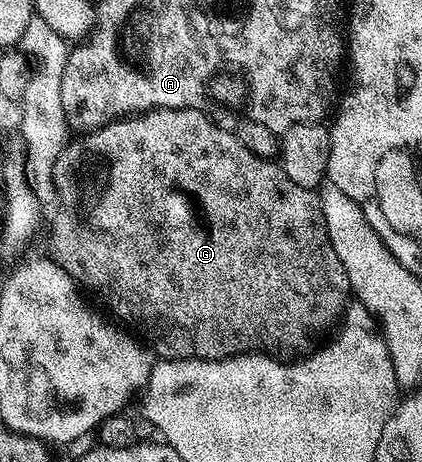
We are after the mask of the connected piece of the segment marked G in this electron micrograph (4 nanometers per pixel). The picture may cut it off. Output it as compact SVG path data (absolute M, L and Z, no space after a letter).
M152 109L149 113L141 113L133 117L111 121L105 127L95 129L94 132L86 134L82 139L75 139L79 141L72 140L67 148L61 151L61 155L53 167L53 179L55 180L57 190L57 208L54 210L54 212L56 211L55 222L51 225L50 256L84 290L92 289L120 317L118 320L124 326L132 325L132 327L127 327L134 330L140 338L145 339L146 344L160 358L168 361L223 361L226 357L238 357L244 353L262 353L287 363L292 359L310 357L316 349L320 348L332 336L333 330L342 322L343 315L347 312L347 306L353 297L349 275L345 275L345 267L341 263L341 259L337 259L337 251L333 251L333 247L329 243L329 231L325 227L325 215L321 211L321 199L319 198L318 192L293 183L293 179L289 179L289 175L285 175L282 164L265 157L253 155L253 151L249 151L249 147L241 144L238 136L232 130L230 133L227 129L230 128L216 123L207 114L196 109Z

